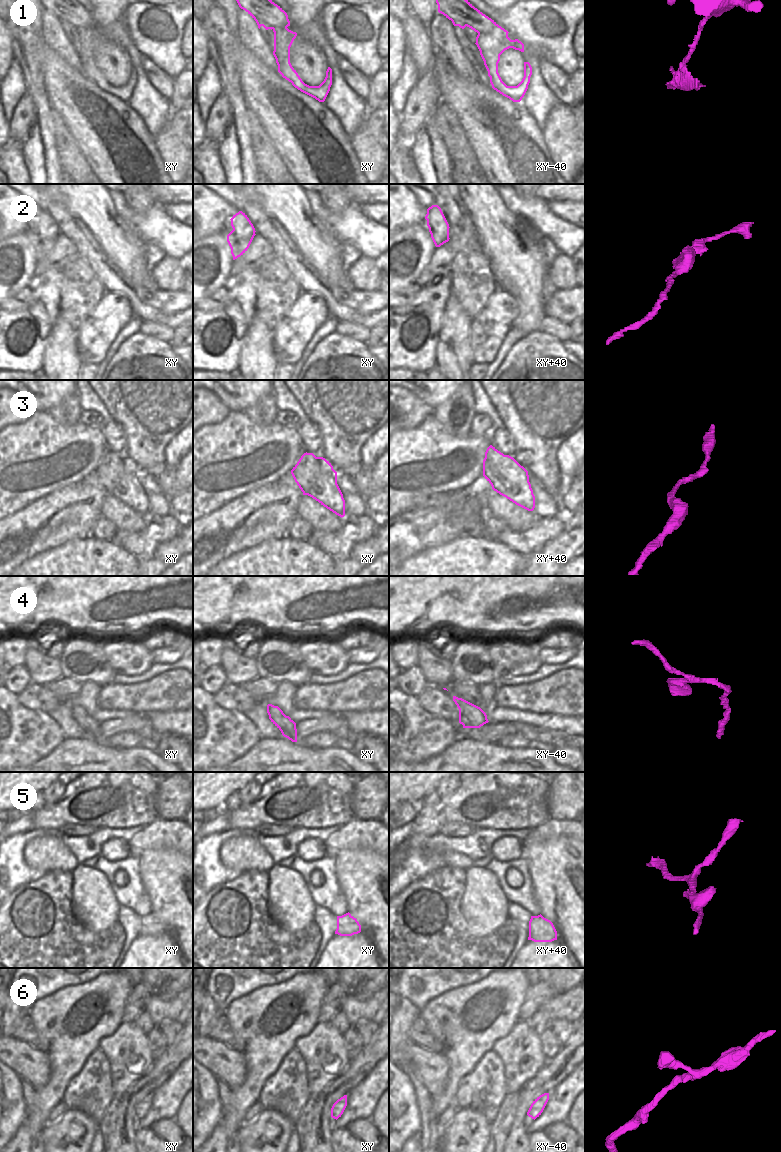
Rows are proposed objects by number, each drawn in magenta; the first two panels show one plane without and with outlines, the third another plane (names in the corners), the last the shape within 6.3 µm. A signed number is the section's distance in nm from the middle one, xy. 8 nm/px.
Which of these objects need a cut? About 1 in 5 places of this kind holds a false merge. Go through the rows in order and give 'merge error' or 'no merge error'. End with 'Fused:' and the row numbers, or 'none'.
1: no merge error
2: no merge error
3: merge error
4: no merge error
5: no merge error
6: no merge error
Fused: 3

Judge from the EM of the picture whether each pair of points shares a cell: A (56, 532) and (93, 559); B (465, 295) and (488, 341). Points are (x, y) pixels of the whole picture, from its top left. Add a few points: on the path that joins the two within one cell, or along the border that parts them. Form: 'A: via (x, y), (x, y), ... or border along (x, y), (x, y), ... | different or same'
A: border along (91, 535), (85, 538), (68, 540), (47, 551) | different
B: border along (489, 296), (483, 308), (471, 320), (469, 338) | different

